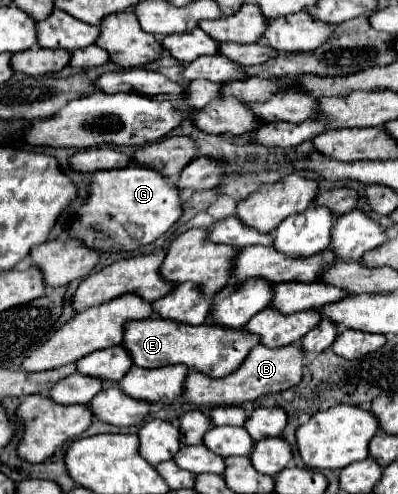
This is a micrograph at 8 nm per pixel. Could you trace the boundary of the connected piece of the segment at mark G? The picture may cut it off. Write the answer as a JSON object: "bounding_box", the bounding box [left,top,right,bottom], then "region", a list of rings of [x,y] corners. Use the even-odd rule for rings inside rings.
{"bounding_box":[64,164,184,252],"region":[[[134,164],[132,168],[94,172],[90,198],[80,208],[78,216],[72,220],[70,228],[64,234],[70,238],[80,238],[88,246],[100,246],[104,252],[110,252],[116,244],[120,244],[122,250],[136,250],[140,244],[150,244],[164,232],[168,232],[182,218],[182,214],[184,214],[182,190],[174,182],[168,182],[168,178],[158,170]]]}

